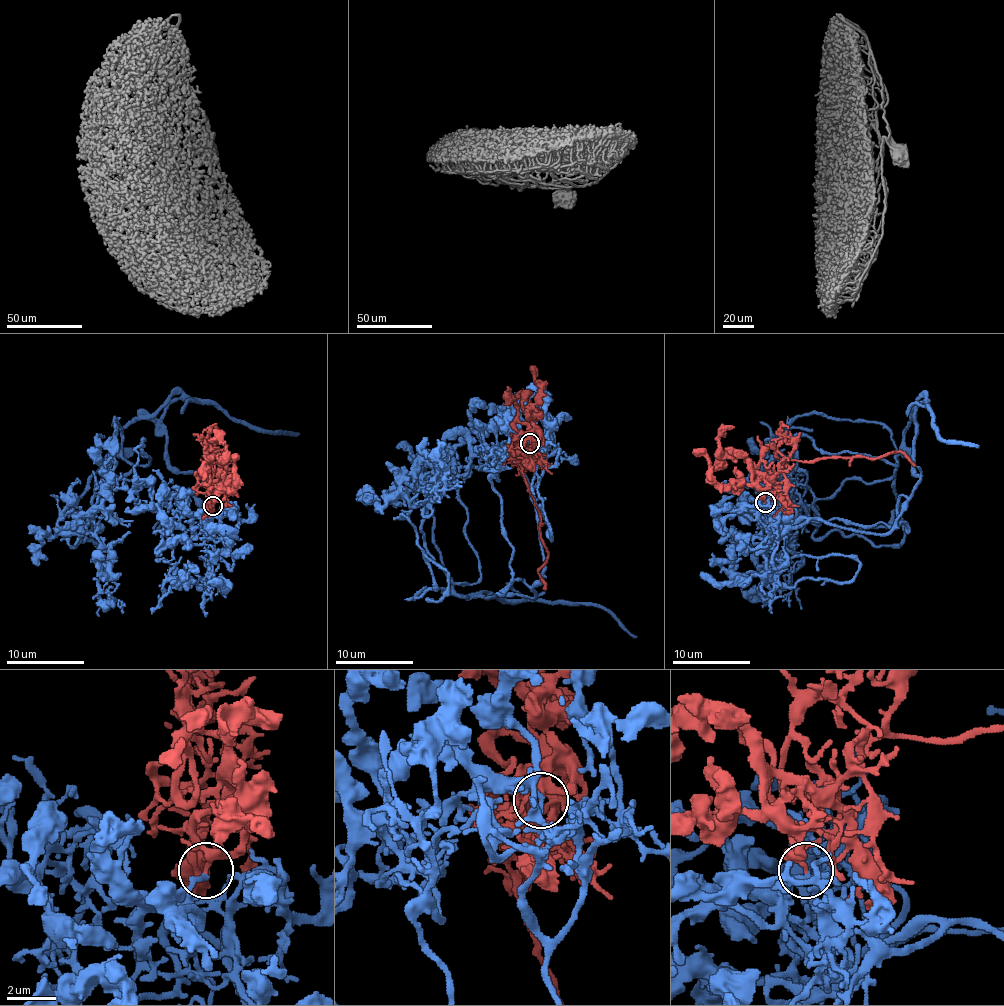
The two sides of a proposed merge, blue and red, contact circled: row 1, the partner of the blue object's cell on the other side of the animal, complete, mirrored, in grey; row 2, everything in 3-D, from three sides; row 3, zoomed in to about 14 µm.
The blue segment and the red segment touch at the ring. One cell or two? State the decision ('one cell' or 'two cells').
one cell

